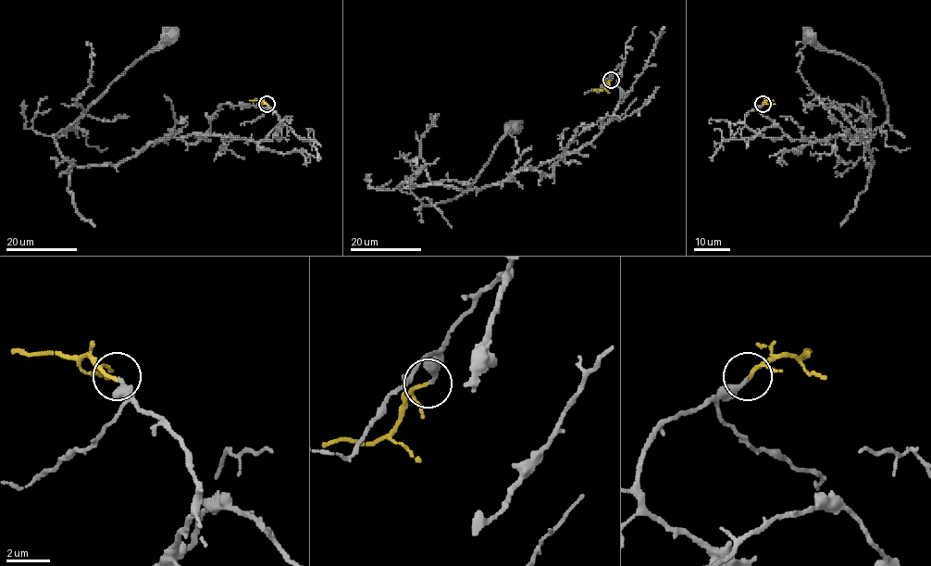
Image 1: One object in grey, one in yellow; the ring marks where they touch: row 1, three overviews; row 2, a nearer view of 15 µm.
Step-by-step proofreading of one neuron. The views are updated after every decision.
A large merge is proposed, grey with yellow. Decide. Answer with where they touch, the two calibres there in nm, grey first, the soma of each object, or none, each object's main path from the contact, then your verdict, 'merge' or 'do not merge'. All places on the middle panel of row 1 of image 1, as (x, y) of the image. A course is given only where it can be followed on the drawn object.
(611, 80) | 220/110 nm | grey (515, 127) | yellow none | grey via (611, 80), (624, 62), (613, 118), (573, 152), (488, 186), (398, 188), (423, 205), (454, 199), (515, 130) | yellow via (611, 80), (603, 88), (594, 90) | merge

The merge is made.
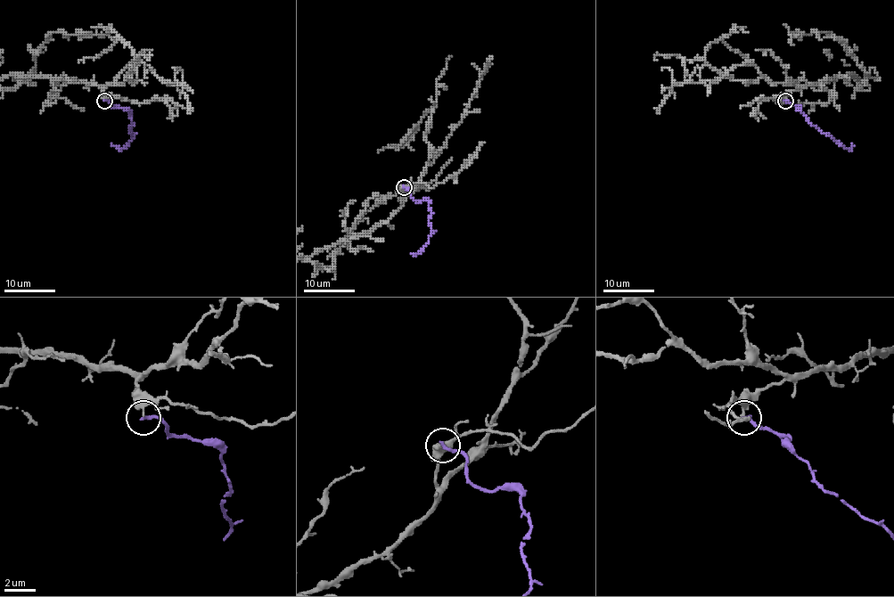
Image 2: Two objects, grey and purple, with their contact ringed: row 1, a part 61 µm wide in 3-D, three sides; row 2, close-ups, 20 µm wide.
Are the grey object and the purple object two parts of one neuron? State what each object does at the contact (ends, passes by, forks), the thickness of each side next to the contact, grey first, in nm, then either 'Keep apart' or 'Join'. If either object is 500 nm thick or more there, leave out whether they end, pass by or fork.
At the ring grey ends. At the ring purple ends. Thickness 340 nm (grey) against 220 nm. Keep apart

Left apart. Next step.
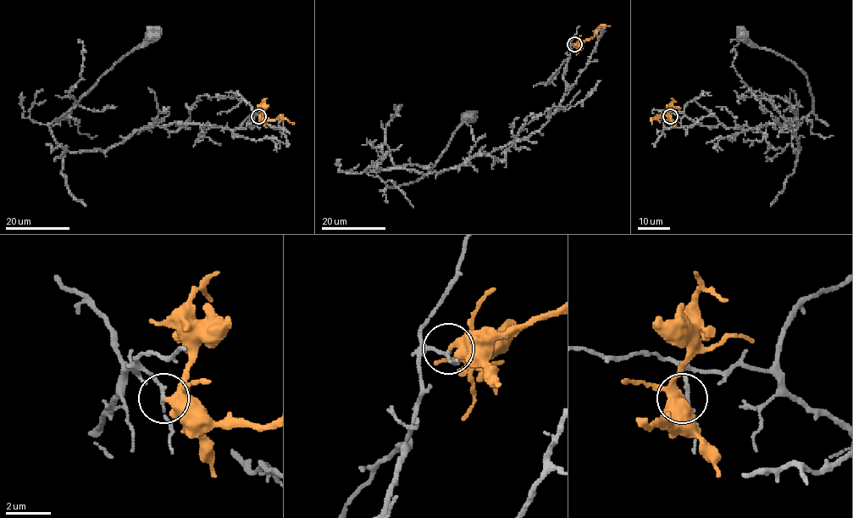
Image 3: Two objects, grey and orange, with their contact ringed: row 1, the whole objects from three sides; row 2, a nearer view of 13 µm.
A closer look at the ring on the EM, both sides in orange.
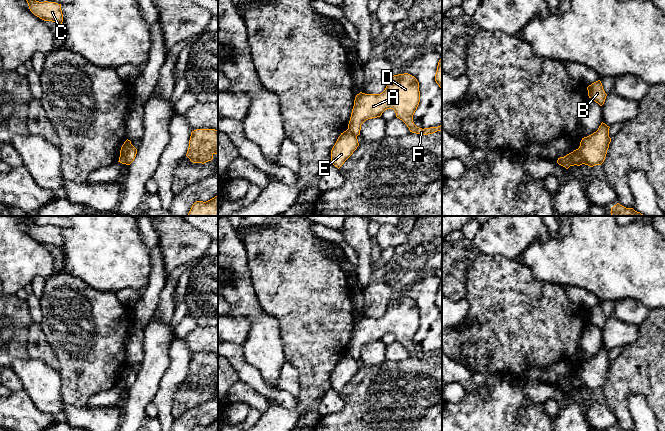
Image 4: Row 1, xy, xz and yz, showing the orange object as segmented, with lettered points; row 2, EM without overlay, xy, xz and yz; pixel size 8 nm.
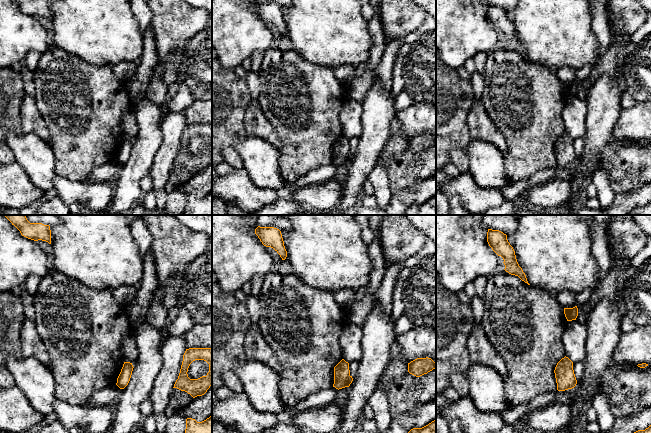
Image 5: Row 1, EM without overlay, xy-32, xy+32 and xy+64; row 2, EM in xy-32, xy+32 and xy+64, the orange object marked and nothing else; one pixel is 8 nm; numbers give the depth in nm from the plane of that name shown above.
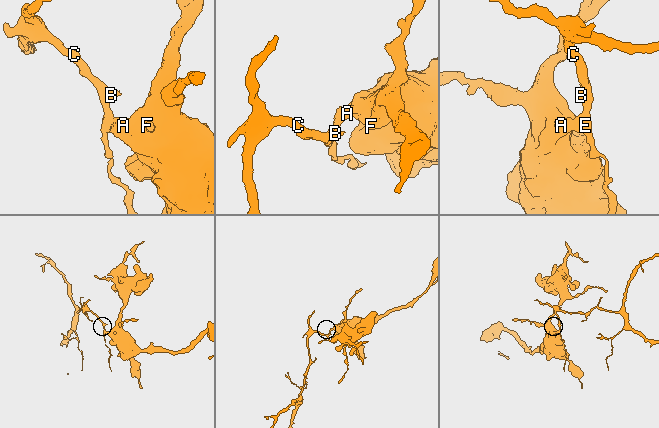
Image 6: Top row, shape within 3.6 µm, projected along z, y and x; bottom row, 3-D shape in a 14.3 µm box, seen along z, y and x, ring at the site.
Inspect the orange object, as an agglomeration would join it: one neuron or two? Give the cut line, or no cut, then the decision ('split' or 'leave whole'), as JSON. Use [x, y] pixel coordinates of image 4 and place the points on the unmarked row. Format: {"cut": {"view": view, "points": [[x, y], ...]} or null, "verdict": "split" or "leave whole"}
{"cut": {"view": "xy", "points": [[131, 368], [124, 387]]}, "verdict": "split"}

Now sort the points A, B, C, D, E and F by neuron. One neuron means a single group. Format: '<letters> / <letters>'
A D F / B C E

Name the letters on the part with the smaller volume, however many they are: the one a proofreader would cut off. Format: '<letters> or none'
B, C, E

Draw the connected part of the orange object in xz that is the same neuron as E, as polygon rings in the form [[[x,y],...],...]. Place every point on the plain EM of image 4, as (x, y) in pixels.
[[[347,353],[341,357],[331,374],[331,388],[339,393],[358,370],[357,360]]]

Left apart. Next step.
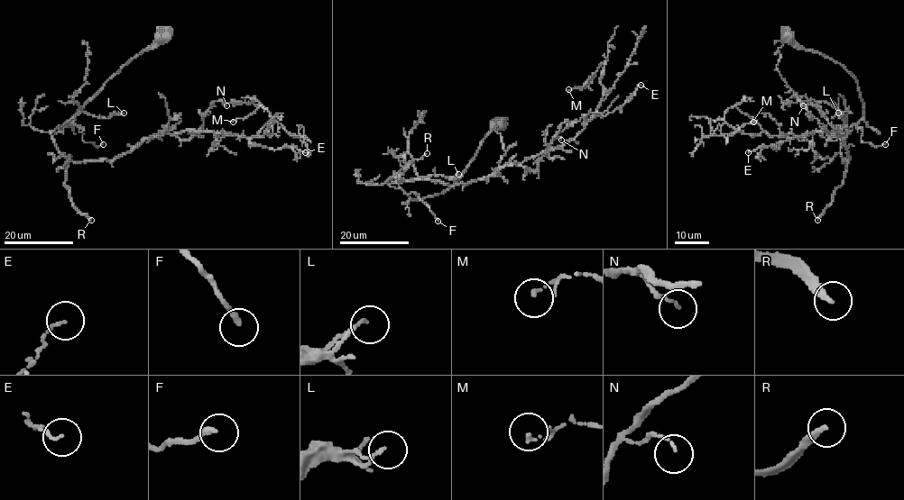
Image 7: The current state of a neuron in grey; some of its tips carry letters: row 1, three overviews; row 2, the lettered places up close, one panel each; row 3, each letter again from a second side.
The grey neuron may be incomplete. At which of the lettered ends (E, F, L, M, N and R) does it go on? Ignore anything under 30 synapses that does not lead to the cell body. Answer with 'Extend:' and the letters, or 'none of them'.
Extend: R

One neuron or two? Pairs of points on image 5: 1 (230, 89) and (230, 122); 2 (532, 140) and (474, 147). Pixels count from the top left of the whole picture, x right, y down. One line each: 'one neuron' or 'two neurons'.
1: one neuron
2: two neurons

